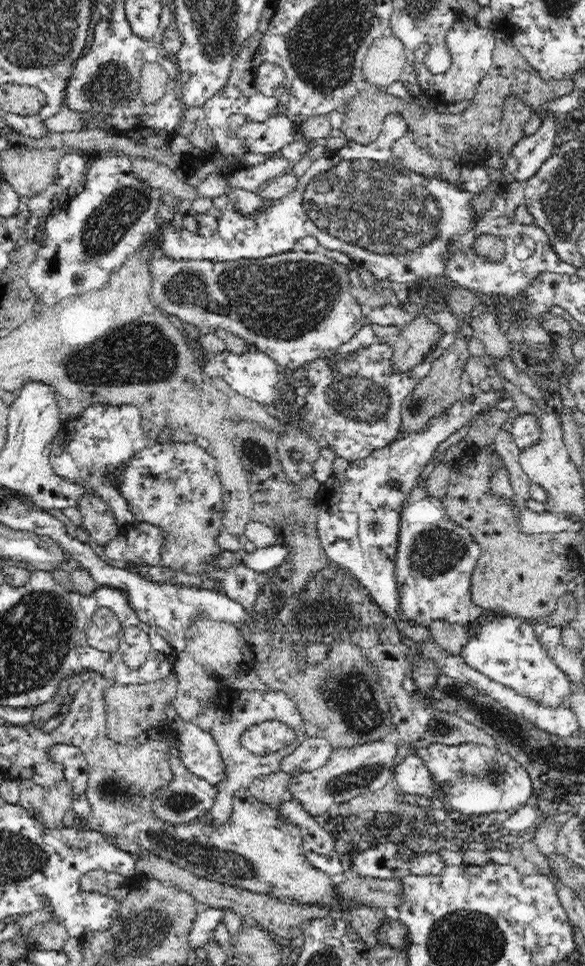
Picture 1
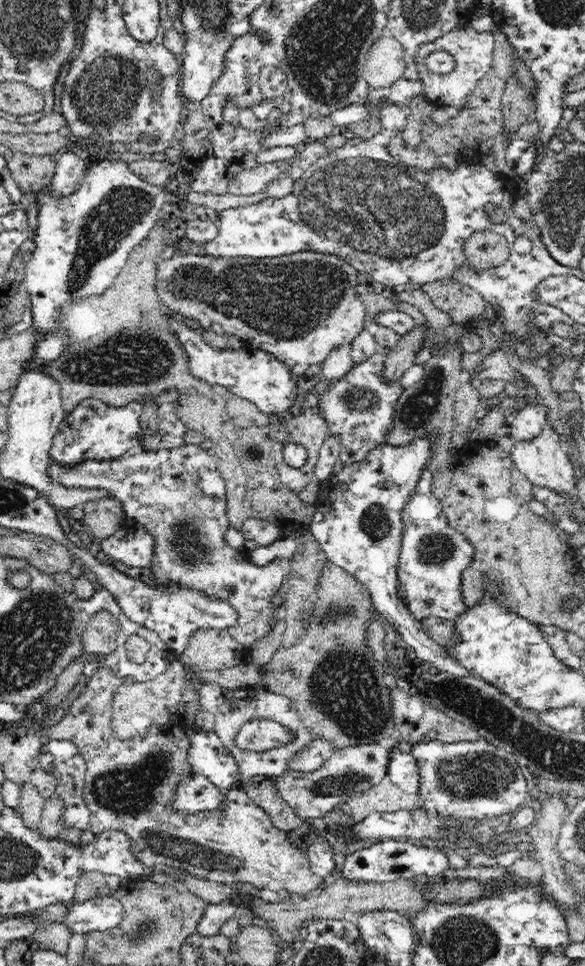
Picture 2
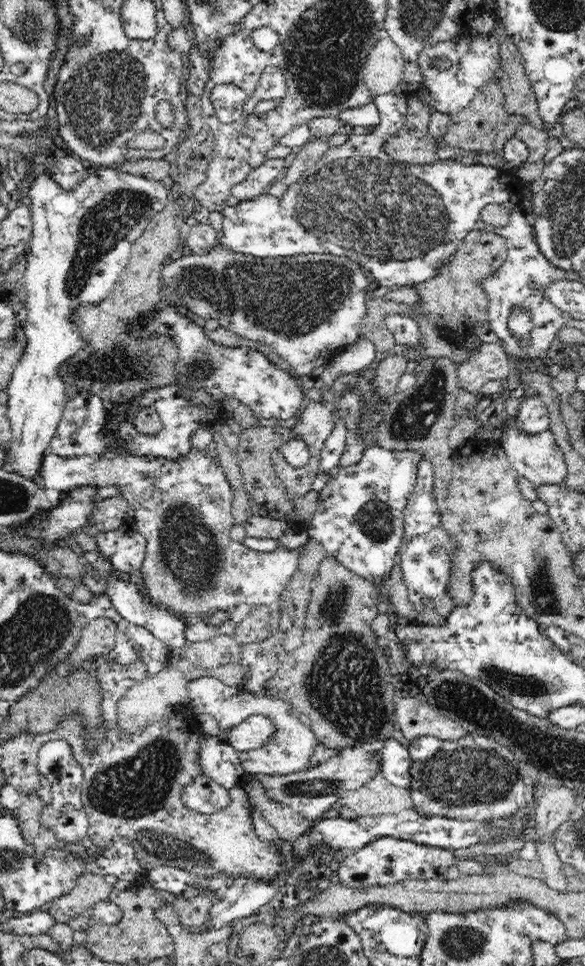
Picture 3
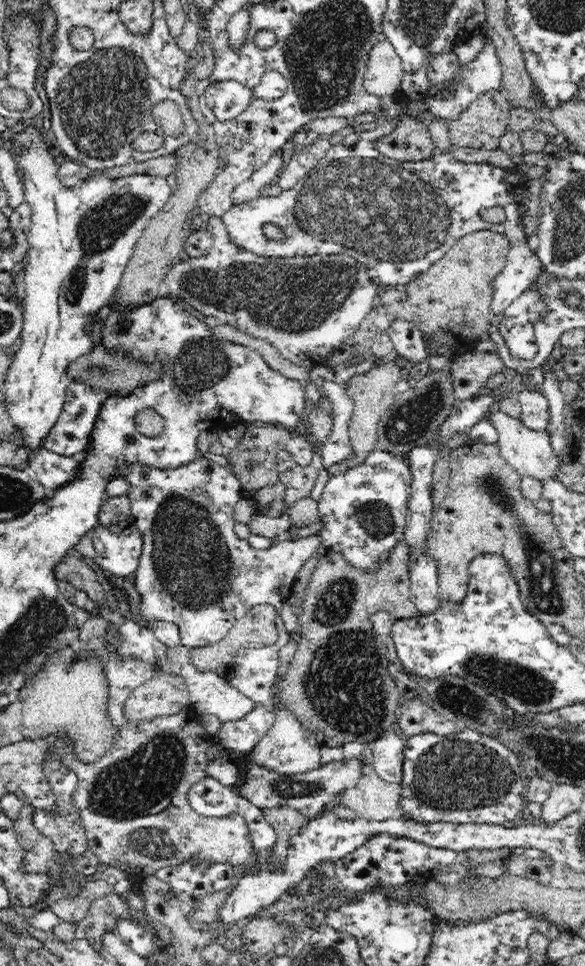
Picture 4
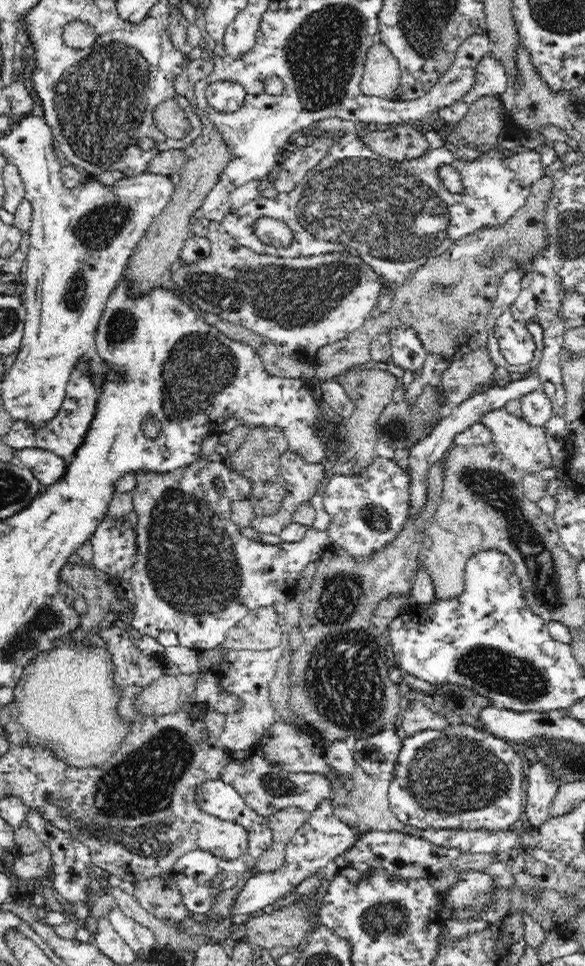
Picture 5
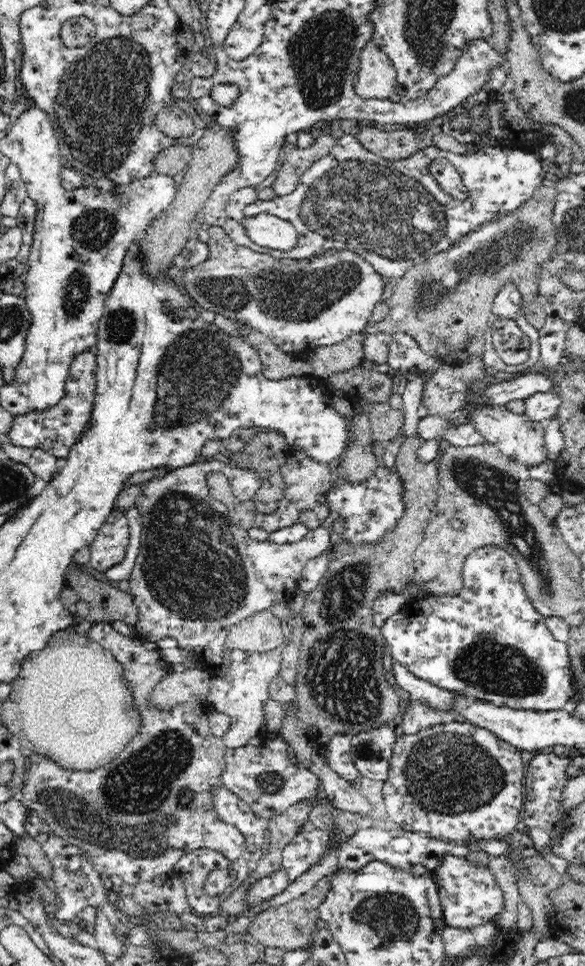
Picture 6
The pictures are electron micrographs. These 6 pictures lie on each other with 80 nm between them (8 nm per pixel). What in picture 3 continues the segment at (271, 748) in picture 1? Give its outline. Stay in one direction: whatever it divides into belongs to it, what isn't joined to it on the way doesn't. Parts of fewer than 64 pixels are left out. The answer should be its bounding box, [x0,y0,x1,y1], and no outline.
[222,714,276,751]

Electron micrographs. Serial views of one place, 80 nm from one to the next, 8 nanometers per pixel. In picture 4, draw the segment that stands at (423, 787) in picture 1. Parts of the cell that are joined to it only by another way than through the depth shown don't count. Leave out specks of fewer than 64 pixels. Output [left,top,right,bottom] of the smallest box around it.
[363,732,406,785]

